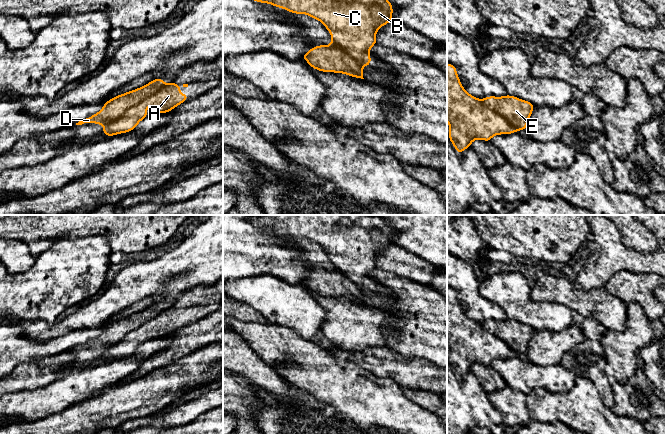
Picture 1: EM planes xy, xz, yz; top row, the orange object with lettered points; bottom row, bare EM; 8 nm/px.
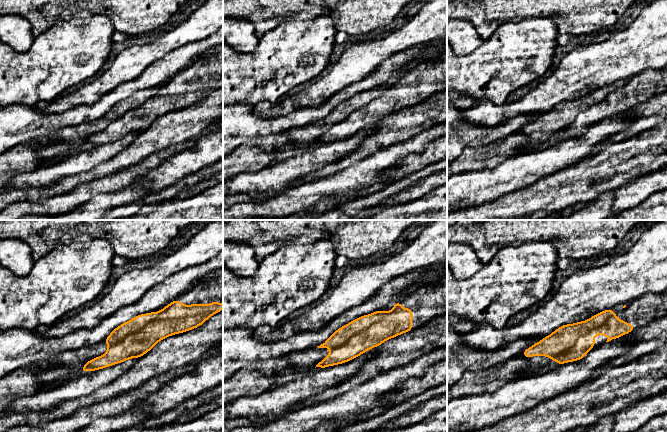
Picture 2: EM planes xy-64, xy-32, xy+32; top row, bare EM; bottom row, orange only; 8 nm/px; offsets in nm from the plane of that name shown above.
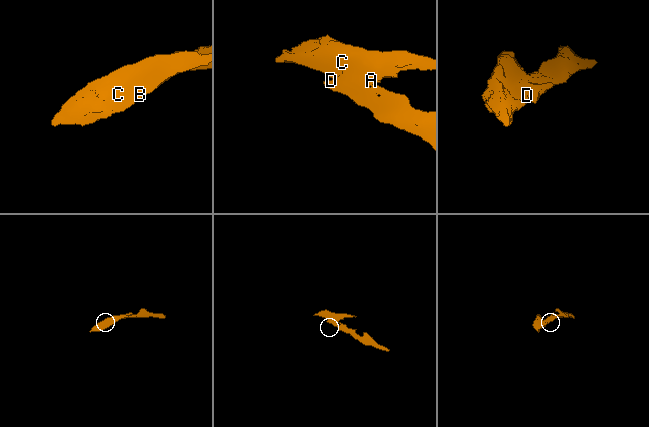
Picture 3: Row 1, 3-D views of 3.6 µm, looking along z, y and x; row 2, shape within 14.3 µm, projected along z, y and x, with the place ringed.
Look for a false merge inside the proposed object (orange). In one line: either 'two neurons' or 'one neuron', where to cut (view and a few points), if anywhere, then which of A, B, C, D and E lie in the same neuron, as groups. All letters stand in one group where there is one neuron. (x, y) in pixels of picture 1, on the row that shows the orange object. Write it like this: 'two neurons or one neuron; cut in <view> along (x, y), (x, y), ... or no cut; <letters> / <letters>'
two neurons; cut in xy along (165, 84), (149, 96), (132, 105), (120, 117), (104, 125); A B C / D E

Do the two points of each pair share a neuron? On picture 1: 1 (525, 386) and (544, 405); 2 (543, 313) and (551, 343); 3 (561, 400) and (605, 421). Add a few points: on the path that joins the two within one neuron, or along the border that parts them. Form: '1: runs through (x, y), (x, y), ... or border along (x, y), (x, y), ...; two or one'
1: border along (555, 392), (535, 388), (526, 395); two
2: border along (570, 324), (558, 331), (535, 331); two
3: runs through (572, 408), (581, 409), (594, 418); one

